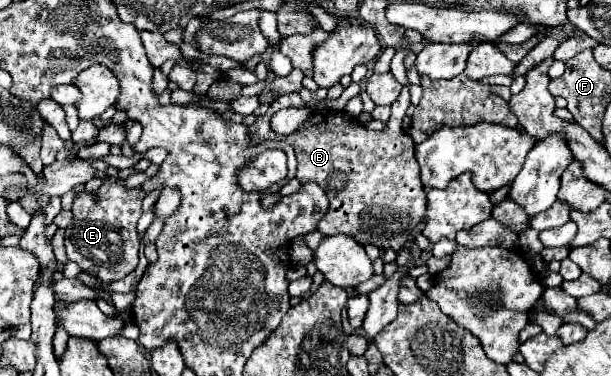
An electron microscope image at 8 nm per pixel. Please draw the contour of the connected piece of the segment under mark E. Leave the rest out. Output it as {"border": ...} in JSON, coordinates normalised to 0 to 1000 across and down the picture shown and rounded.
{"border":[[[191,449],[175,455],[178,476],[169,481],[155,513],[133,513],[119,540],[119,588],[106,609],[106,668],[139,726],[162,737],[165,747],[201,742],[224,710],[224,588],[231,577],[231,535],[237,513],[224,503],[205,503],[205,481],[191,476]]]}

